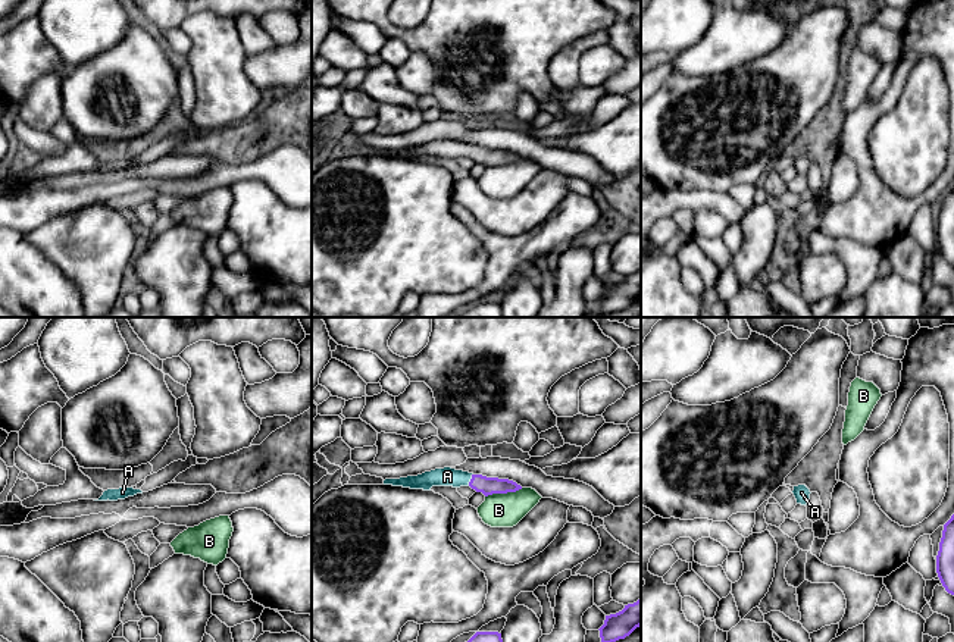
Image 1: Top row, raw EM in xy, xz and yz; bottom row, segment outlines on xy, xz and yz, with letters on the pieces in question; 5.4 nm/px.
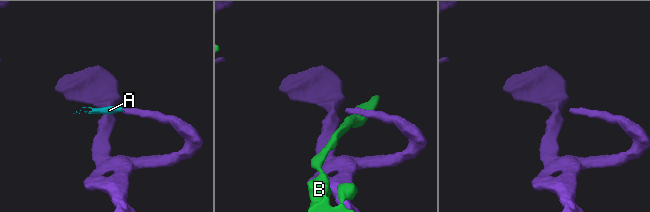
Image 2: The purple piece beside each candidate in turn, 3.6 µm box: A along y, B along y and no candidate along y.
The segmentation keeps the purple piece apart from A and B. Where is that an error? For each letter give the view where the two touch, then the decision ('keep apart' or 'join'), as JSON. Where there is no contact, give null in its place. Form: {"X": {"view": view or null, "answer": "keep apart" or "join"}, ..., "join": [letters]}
{"A": {"view": "xz", "answer": "join"}, "B": {"view": "xz", "answer": "keep apart"}, "join": ["A"]}

